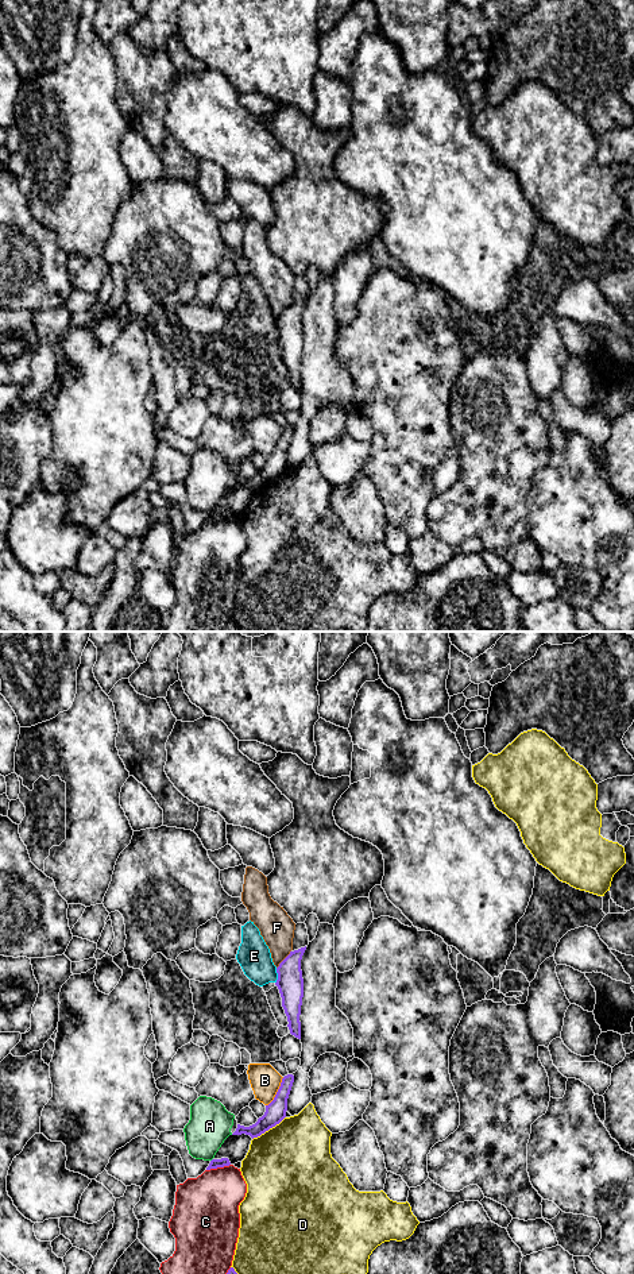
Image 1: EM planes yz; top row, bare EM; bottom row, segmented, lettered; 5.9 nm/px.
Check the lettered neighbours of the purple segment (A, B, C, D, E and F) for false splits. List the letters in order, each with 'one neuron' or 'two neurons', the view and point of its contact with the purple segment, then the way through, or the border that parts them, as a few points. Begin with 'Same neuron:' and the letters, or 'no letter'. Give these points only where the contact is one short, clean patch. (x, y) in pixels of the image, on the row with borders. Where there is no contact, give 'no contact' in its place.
Same neuron: no letter
A: two neurons | no contact
B: two neurons | yz (277, 1092) | along yz (283, 1077), (275, 1096), (266, 1105)
C: two neurons | yz (217, 1166)
D: two neurons | yz (269, 1128)
E: two neurons | yz (278, 976) | along yz (277, 968), (275, 983)
F: two neurons | yz (283, 960) | along yz (290, 950), (277, 968)

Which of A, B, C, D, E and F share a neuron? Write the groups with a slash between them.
A / B / C / D / E / F

